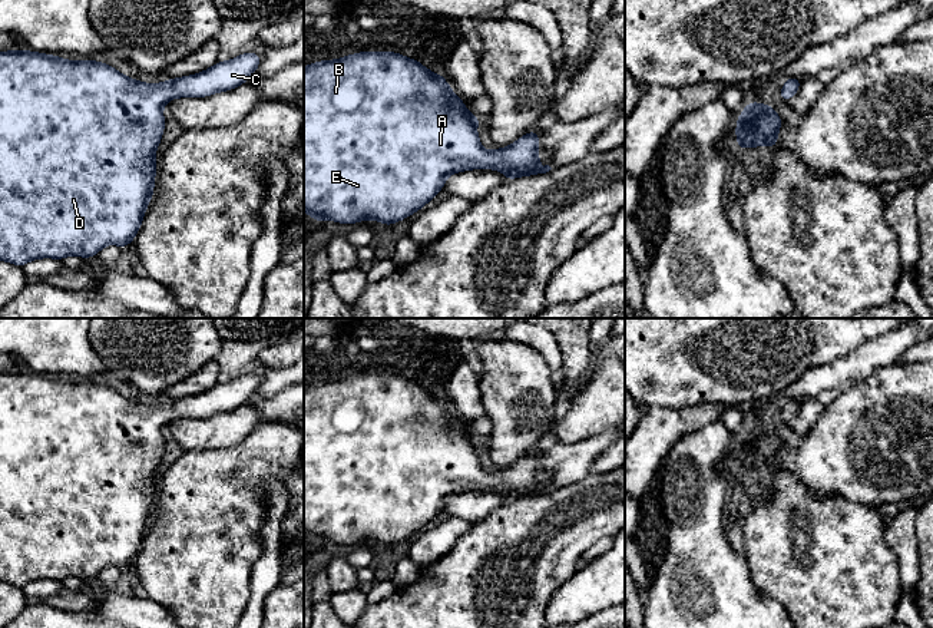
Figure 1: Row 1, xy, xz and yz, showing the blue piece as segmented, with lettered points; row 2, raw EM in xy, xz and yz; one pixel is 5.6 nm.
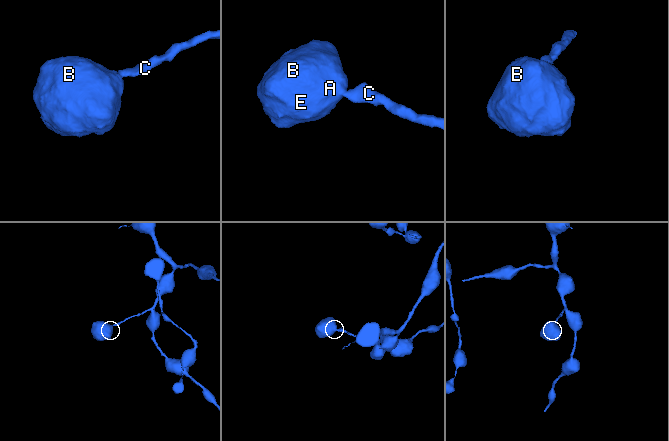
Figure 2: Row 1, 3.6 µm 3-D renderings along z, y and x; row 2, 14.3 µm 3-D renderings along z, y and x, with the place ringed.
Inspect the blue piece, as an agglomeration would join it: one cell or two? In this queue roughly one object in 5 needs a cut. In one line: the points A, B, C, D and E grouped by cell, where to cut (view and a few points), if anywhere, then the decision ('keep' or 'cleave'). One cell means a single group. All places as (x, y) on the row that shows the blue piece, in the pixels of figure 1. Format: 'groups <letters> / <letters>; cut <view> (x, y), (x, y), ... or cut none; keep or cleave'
groups A B C D E; cut none; keep

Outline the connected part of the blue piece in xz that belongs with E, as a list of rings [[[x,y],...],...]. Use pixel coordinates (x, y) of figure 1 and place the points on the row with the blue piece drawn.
[[[361,52],[311,63],[304,67],[304,212],[317,222],[355,224],[371,218],[388,227],[431,201],[443,189],[447,175],[482,168],[503,171],[507,181],[552,169],[537,165],[537,129],[507,148],[487,152],[476,132],[482,120],[466,110],[466,102],[454,95],[443,75],[434,75],[403,54]]]

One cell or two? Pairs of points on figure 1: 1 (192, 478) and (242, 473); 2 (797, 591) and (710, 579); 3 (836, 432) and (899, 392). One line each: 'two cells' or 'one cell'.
1: one cell
2: two cells
3: one cell

